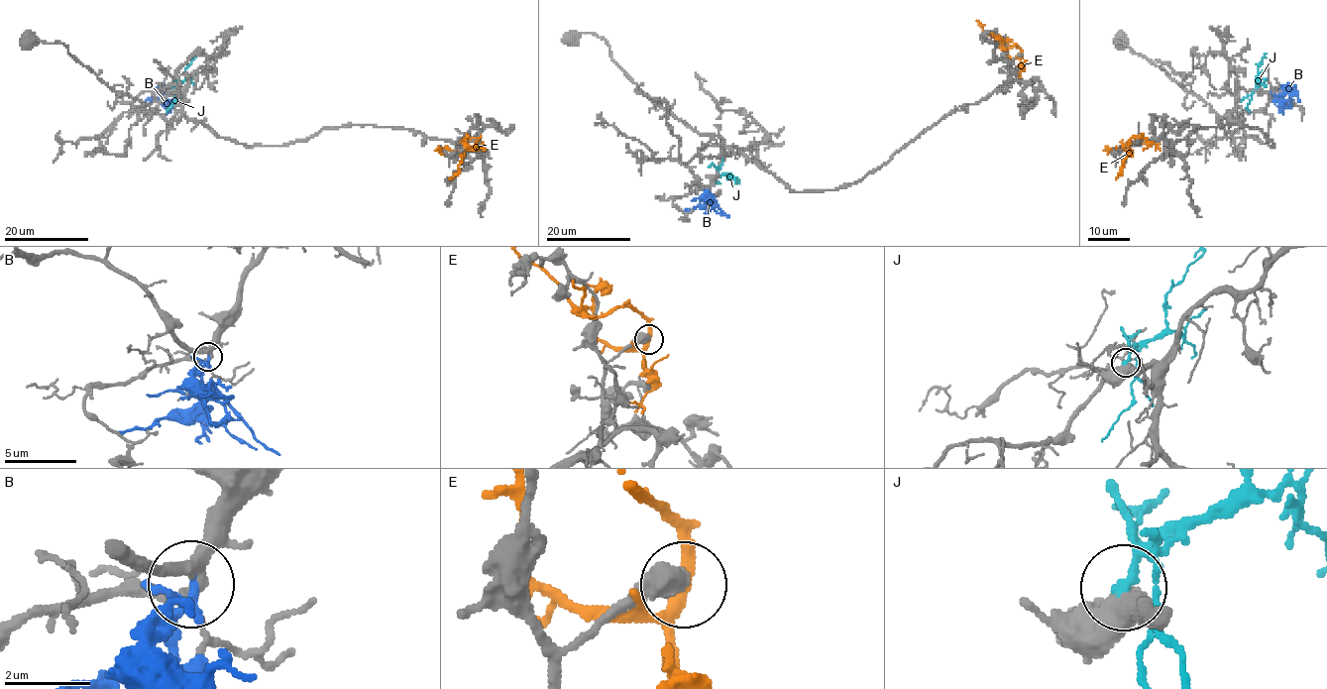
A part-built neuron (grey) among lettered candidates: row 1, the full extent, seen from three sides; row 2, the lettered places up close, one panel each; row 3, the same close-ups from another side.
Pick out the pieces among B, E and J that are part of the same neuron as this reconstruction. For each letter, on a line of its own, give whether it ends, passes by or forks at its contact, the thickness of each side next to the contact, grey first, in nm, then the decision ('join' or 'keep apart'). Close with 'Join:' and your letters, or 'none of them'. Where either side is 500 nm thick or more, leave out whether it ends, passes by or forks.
B: it forks | 280/170 nm | keep apart
E: it forks | 240/200 nm | keep apart
J: 550/140 nm | join
Join: J

